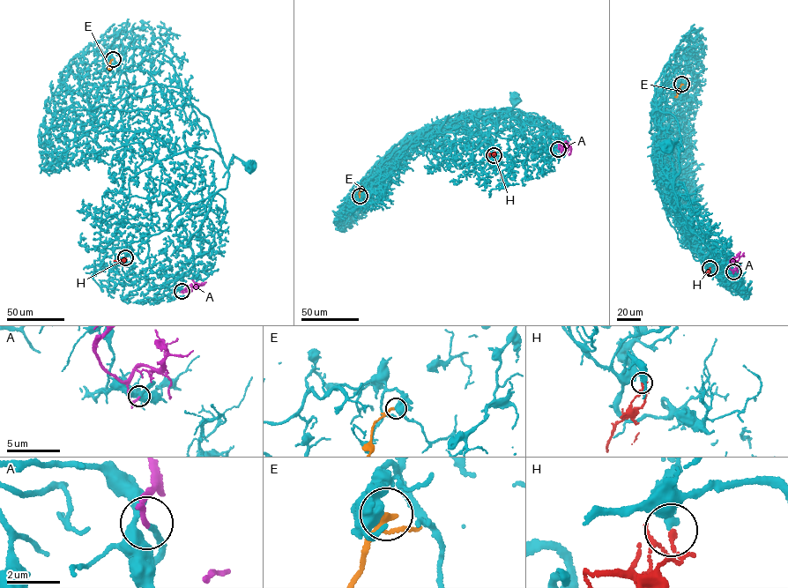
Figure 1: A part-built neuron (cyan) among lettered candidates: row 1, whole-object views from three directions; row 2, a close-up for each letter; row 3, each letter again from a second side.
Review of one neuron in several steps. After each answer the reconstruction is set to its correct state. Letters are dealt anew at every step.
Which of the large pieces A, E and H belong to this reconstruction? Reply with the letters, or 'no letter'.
A

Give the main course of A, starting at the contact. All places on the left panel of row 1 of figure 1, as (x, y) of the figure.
A: (182, 291), (188, 286), (198, 285)

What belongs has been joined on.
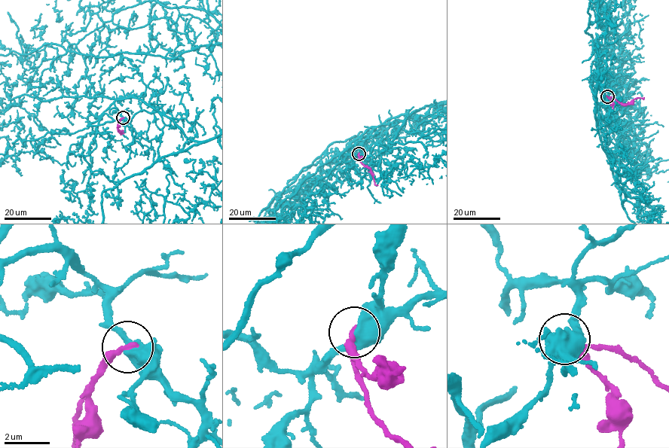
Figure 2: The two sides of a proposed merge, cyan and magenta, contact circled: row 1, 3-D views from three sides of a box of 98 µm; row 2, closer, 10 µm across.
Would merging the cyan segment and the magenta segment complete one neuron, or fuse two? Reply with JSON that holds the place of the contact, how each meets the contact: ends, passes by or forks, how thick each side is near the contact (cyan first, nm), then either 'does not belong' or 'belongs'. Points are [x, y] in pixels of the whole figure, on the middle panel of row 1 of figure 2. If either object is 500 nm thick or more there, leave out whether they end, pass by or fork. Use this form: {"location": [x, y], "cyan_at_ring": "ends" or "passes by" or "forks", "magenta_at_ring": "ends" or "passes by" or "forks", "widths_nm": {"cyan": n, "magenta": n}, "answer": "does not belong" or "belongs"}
{"location": [358, 153], "widths_nm": {"cyan": 600, "magenta": 280}, "answer": "does not belong"}

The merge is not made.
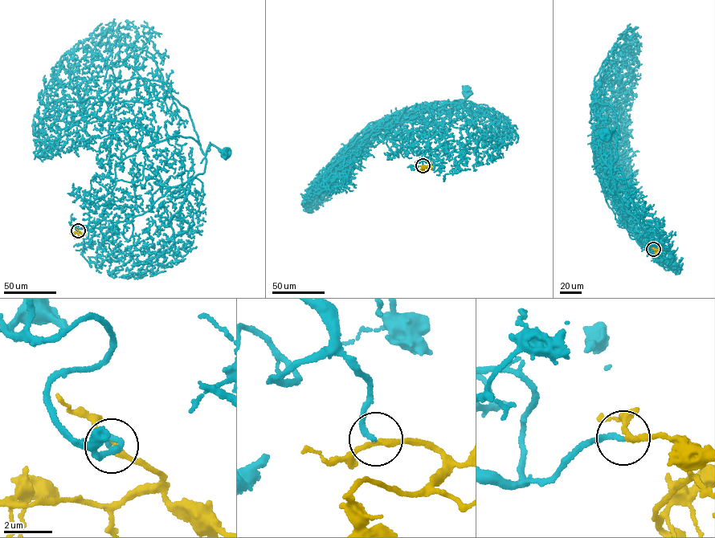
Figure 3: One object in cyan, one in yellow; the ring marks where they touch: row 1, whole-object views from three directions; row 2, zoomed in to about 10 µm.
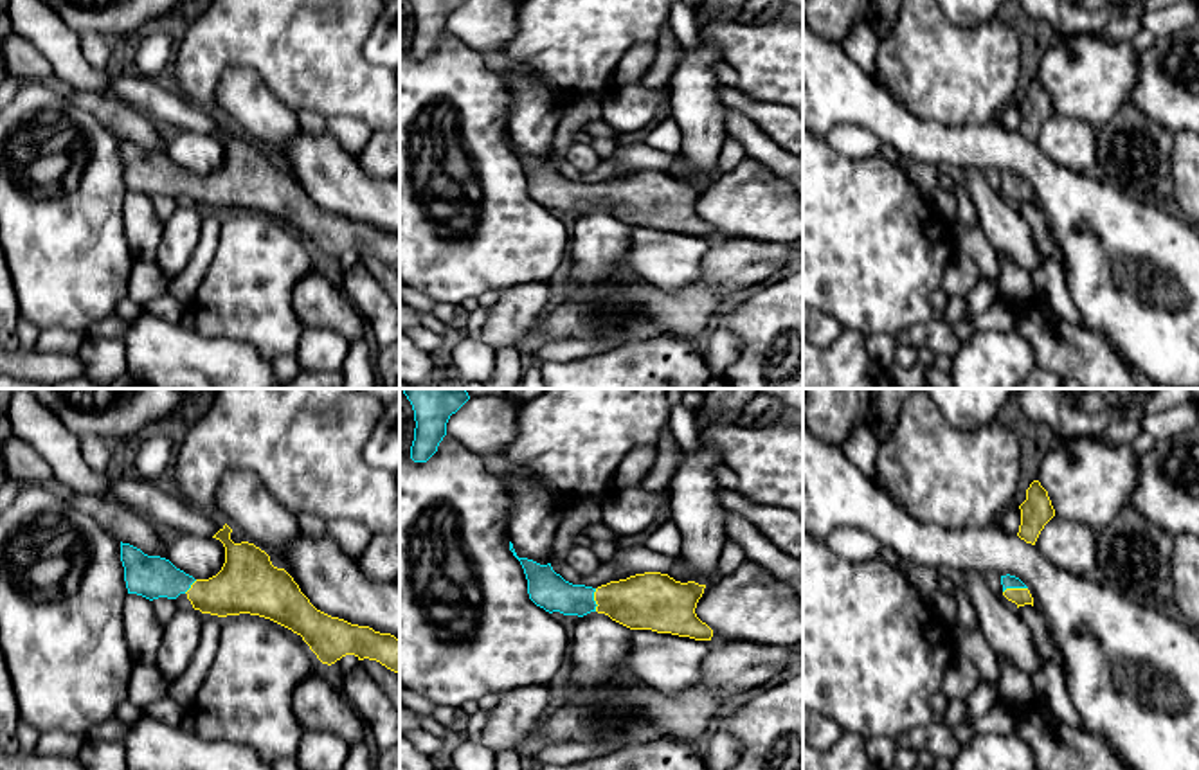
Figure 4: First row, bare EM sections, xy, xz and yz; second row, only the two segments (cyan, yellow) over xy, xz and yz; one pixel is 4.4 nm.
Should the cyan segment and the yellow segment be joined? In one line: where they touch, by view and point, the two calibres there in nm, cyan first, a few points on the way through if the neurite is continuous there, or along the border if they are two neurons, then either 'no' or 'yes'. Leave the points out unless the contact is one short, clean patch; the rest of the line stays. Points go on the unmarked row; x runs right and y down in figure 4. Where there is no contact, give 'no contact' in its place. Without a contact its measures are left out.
meets cyan in yz at (1014, 184); 60 nm thick on the cyan side, 80 nm on the other; runs through yz (1009, 179), (1014, 184), (1019, 193); yes

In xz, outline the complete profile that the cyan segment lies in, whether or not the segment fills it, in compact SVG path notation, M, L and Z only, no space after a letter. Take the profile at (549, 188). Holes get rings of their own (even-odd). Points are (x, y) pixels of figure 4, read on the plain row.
M511 139L509 148L524 166L529 196L549 210L583 214L598 209L630 227L652 227L695 237L713 234L713 227L695 210L706 182L681 180L668 171L645 169L592 185L565 178L551 160L540 162L518 155Z

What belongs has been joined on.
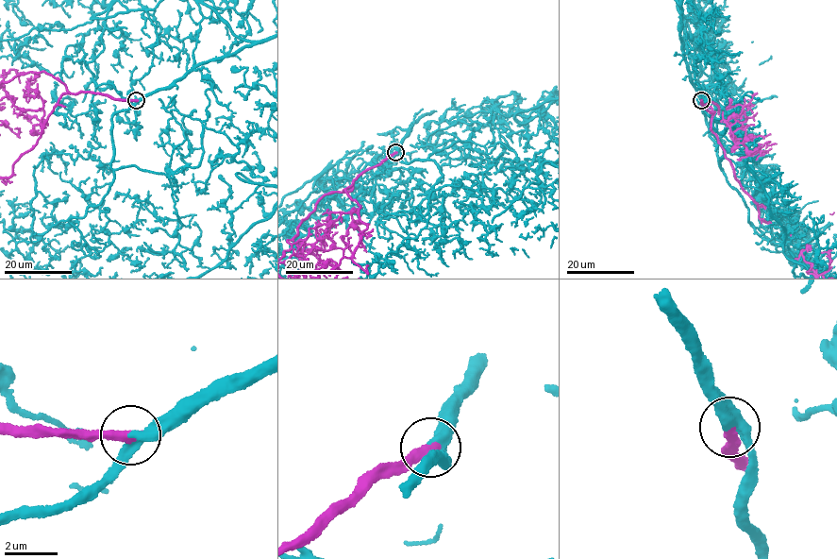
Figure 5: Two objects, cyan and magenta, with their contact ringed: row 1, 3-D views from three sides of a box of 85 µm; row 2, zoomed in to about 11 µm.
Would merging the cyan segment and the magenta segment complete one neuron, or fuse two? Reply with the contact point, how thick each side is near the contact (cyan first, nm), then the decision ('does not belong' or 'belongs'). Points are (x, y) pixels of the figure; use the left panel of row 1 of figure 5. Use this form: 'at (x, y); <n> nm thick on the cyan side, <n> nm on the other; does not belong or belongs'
at (136, 100); 280 nm thick on the cyan side, 400 nm on the other; belongs

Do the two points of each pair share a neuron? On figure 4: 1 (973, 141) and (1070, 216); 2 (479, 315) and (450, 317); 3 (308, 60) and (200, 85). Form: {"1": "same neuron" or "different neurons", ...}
{"1": "same neuron", "2": "different neurons", "3": "same neuron"}

